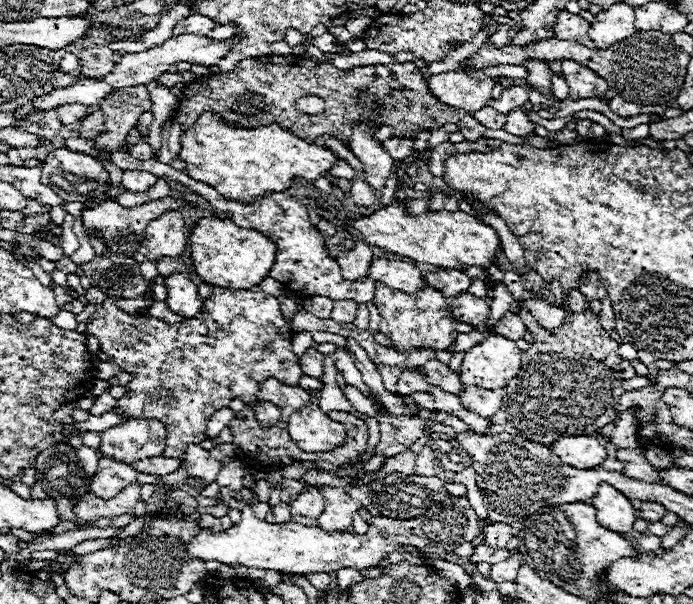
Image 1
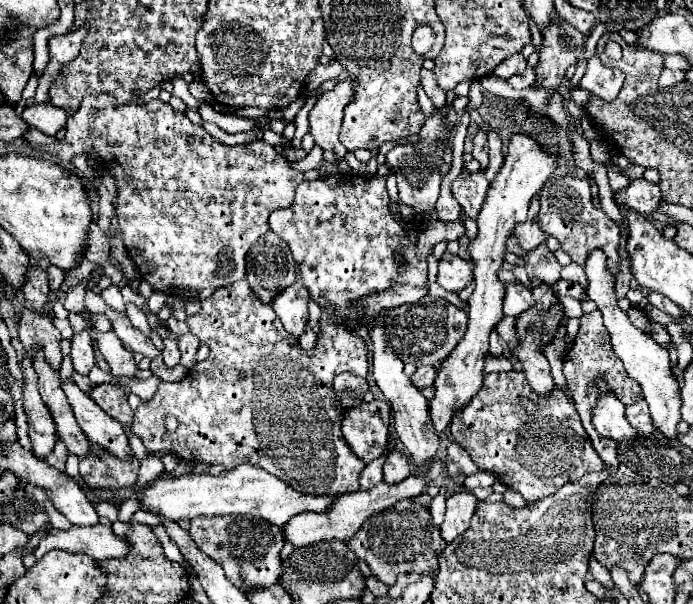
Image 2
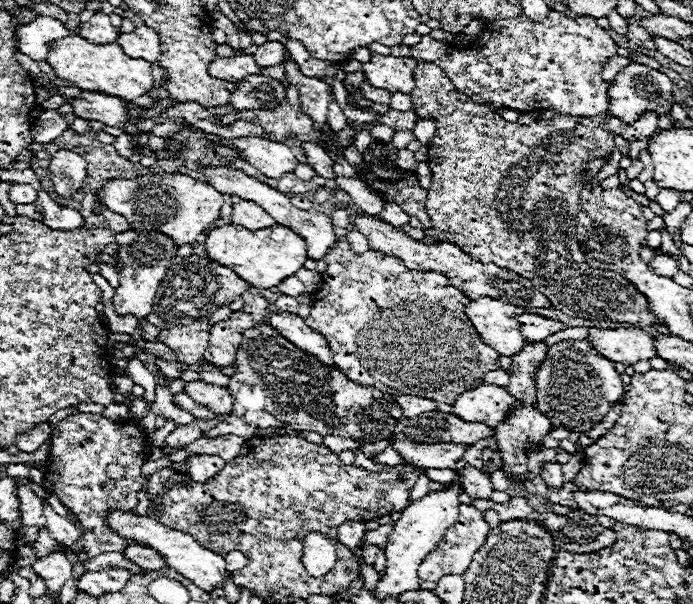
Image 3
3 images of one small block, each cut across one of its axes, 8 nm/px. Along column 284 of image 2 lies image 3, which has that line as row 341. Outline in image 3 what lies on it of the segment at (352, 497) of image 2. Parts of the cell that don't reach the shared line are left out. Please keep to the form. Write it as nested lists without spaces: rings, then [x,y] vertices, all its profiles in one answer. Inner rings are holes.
[[[522,314],[518,322],[520,322],[520,332],[526,338],[526,342],[542,342],[550,334],[556,334],[566,328],[562,322],[542,318],[538,314]]]

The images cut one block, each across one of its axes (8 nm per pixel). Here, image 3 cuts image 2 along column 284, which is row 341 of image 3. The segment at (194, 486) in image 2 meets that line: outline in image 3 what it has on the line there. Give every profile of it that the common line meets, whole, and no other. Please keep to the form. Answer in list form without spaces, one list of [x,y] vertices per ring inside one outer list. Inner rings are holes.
[[[478,298],[464,306],[464,314],[474,324],[482,342],[488,342],[498,354],[514,356],[522,350],[524,338],[518,330],[516,318],[524,314],[524,308],[494,298]]]

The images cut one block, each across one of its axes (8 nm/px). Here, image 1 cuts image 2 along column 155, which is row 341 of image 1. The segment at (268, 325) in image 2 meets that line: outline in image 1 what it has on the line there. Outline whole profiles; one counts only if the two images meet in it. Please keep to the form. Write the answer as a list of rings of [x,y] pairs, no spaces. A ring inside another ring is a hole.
[[[374,282],[376,296],[374,304],[382,316],[380,320],[380,332],[384,332],[388,338],[394,340],[398,346],[398,352],[408,352],[414,348],[438,348],[446,350],[454,344],[456,332],[454,332],[454,318],[448,306],[448,300],[432,288],[418,290],[418,294],[406,294],[394,288],[388,288],[382,282]]]

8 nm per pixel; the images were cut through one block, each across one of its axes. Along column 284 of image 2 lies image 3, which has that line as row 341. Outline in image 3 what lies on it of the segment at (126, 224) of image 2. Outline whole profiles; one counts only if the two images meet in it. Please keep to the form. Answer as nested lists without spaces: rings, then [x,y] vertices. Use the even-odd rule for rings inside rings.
[[[208,316],[196,320],[190,326],[174,326],[160,330],[158,342],[170,346],[178,360],[184,364],[204,364],[202,352],[208,348]]]

